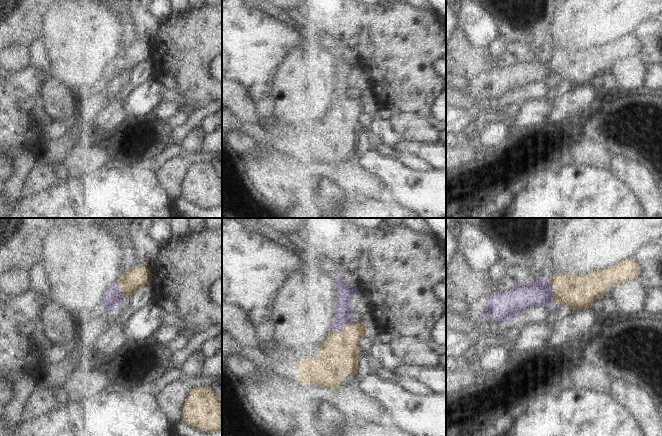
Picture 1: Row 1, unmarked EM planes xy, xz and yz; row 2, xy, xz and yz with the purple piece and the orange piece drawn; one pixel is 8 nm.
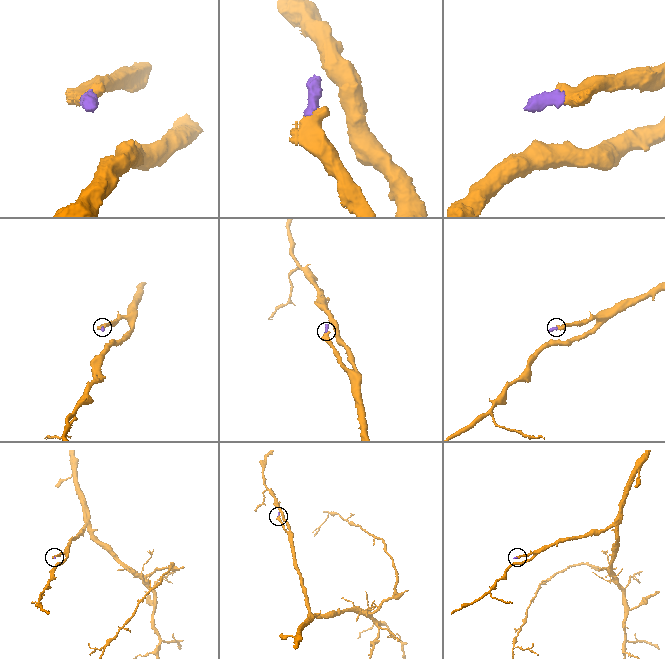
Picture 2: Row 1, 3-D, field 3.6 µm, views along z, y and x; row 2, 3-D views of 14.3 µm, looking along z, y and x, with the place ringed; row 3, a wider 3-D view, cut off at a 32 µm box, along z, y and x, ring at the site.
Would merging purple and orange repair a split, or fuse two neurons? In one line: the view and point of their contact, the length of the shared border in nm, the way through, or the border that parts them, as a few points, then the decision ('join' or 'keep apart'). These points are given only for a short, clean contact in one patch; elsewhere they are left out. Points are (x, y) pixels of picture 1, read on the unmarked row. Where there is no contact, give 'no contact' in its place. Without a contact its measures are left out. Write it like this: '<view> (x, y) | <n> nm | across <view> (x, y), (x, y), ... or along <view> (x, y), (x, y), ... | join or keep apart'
xz (344, 104) | 240 nm | across xz (344, 91), (344, 104), (344, 115), (338, 133) | join

